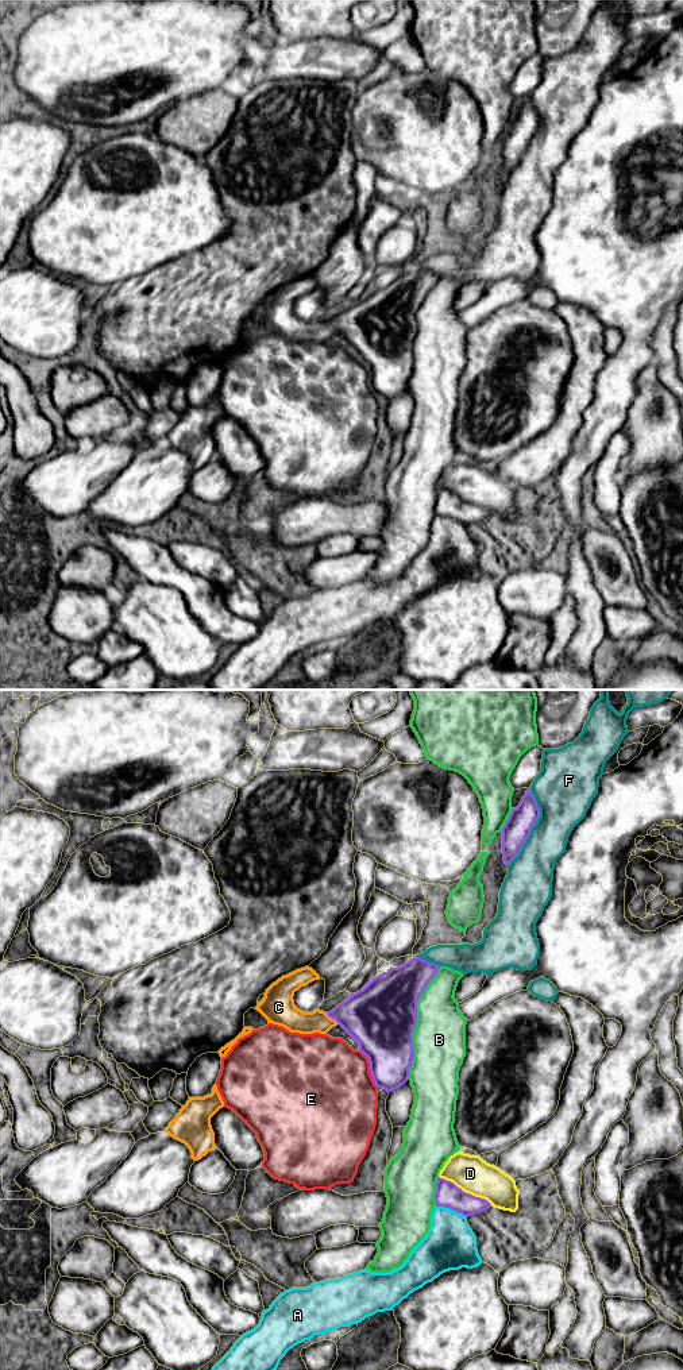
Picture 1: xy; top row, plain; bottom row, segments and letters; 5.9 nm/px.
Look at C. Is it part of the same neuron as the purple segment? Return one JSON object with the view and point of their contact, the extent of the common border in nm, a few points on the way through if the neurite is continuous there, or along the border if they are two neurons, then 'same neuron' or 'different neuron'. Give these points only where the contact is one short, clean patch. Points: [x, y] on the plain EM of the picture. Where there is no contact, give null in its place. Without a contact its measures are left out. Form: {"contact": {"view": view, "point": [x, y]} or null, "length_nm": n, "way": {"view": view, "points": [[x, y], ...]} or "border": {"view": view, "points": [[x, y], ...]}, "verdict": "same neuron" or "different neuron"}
{"contact": {"view": "xy", "point": [332, 327]}, "length_nm": 110, "way": {"view": "xy", "points": [[374, 325], [332, 327], [293, 328]]}, "verdict": "same neuron"}

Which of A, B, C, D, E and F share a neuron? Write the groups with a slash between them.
A / B / C / D / E / F

